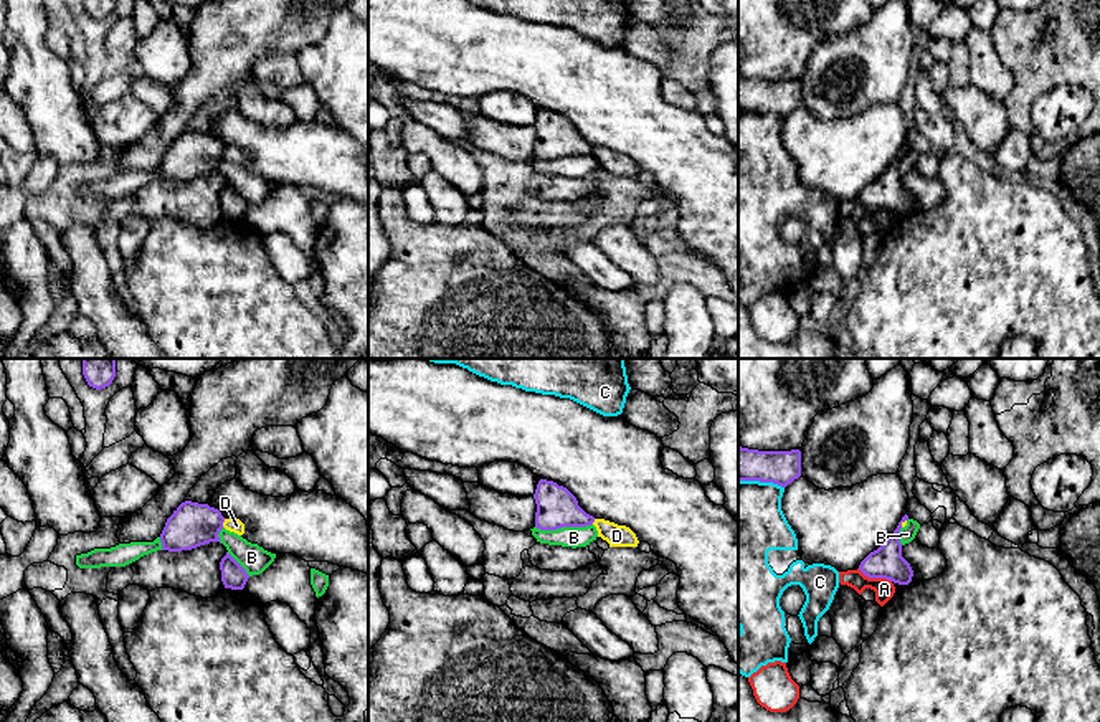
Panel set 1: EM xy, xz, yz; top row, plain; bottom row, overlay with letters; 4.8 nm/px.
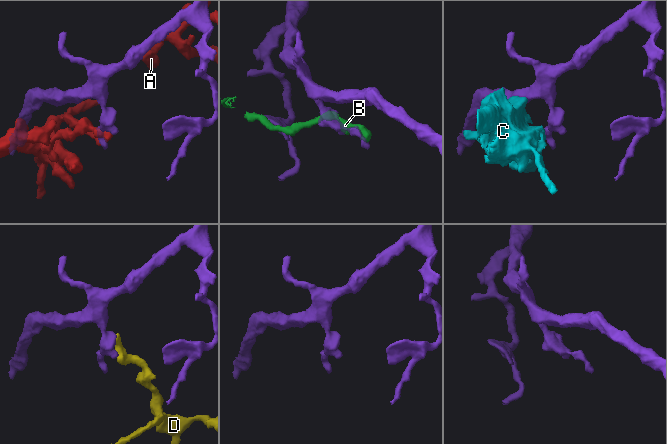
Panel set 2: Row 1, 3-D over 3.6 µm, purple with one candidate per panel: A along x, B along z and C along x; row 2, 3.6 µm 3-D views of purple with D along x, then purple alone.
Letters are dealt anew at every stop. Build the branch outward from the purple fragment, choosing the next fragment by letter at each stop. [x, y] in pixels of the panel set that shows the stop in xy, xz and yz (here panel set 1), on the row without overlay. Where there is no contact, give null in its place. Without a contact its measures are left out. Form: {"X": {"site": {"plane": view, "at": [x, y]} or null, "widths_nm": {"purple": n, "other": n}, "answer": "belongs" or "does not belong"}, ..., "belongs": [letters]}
{"A": {"site": {"plane": "yz", "at": [874, 207]}, "widths_nm": {"purple": 160, "other": 100}, "answer": "does not belong"}, "B": {"site": {"plane": "xz", "at": [564, 156]}, "widths_nm": {"purple": 200, "other": 100}, "answer": "does not belong"}, "C": {"site": {"plane": "yz", "at": [762, 111]}, "widths_nm": {"purple": 170, "other": 400}, "answer": "does not belong"}, "D": {"site": {"plane": "xy", "at": [223, 151]}, "widths_nm": {"purple": 220, "other": 70}, "answer": "does not belong"}, "belongs": []}

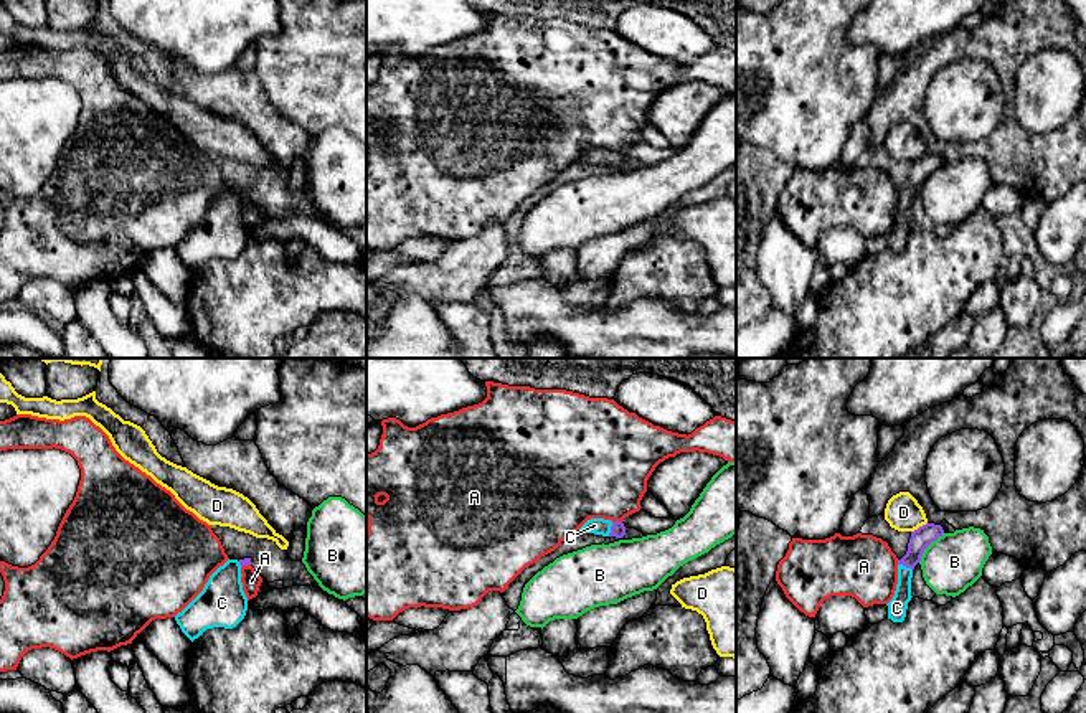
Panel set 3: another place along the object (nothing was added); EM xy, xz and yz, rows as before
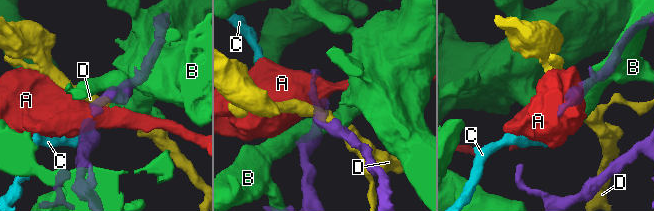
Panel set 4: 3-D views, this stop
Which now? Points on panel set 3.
{"A": {"site": {"plane": "xz", "at": [618, 152]}, "widths_nm": {"purple": 70, "other": 440}, "answer": "does not belong"}, "B": {"site": {"plane": "yz", "at": [928, 175]}, "widths_nm": {"purple": 100, "other": 280}, "answer": "does not belong"}, "C": {"site": {"plane": "xz", "at": [611, 159]}, "widths_nm": {"purple": 70, "other": 80}, "answer": "belongs"}, "D": {"site": {"plane": "yz", "at": [920, 157]}, "widths_nm": {"purple": 100, "other": 170}, "answer": "does not belong"}, "belongs": ["C"]}

